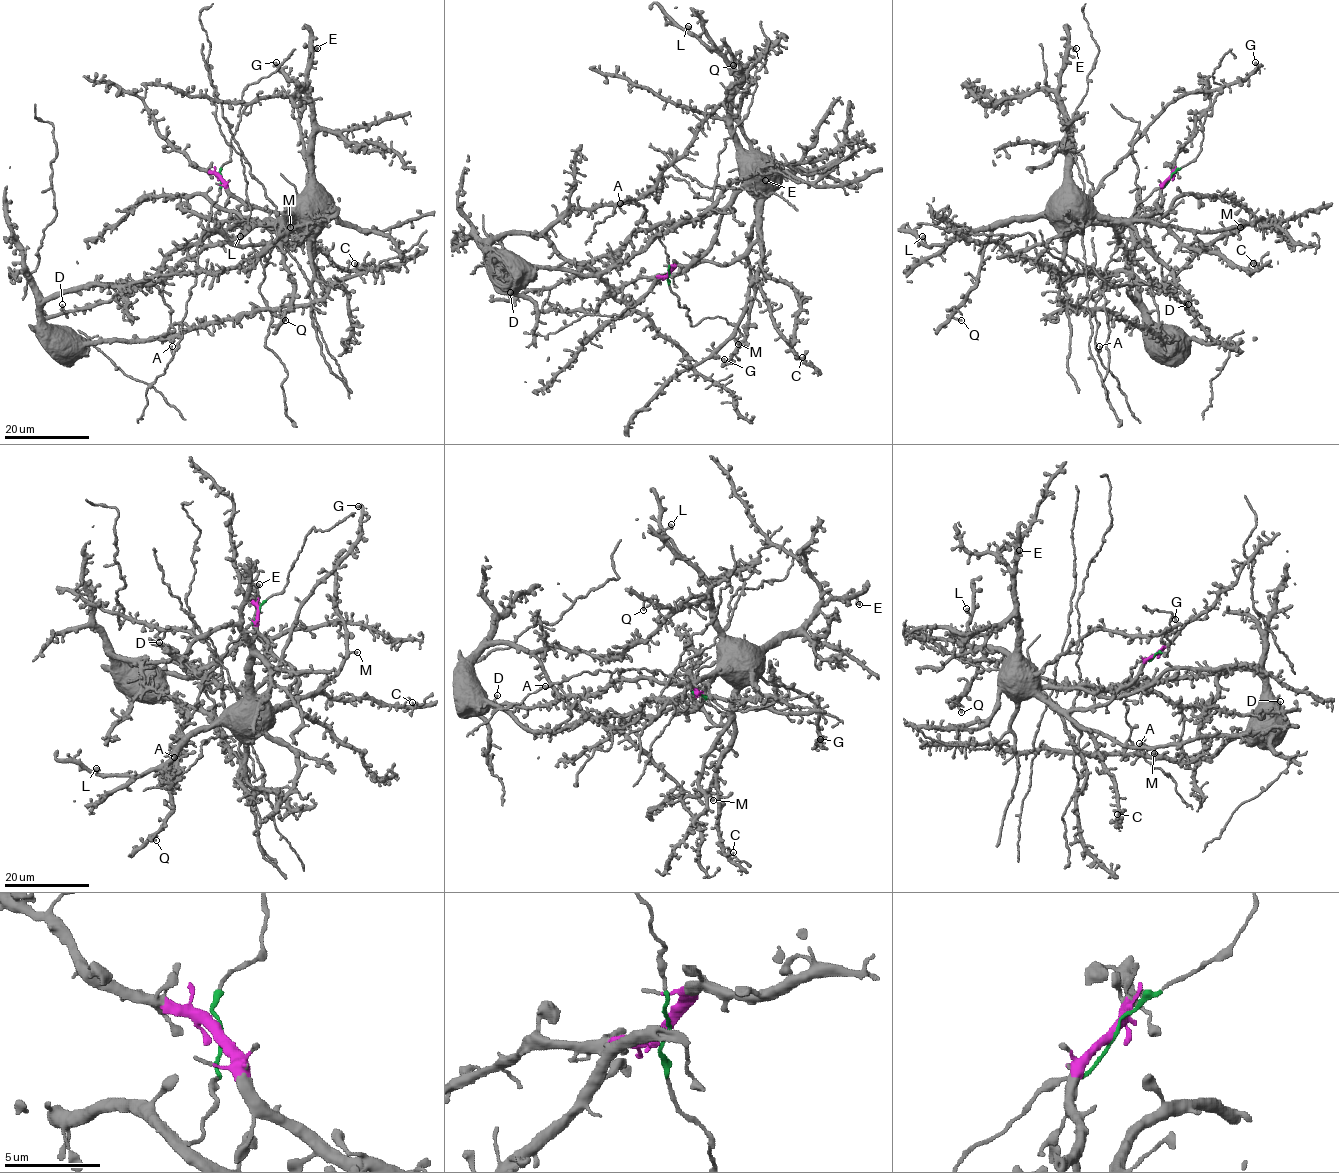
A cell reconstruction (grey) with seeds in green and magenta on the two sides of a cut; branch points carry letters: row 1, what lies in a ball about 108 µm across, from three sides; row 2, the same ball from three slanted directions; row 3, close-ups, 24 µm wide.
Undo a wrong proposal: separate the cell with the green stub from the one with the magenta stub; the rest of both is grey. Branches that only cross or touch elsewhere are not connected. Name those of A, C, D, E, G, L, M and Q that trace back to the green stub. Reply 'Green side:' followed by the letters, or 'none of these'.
Green side: A

